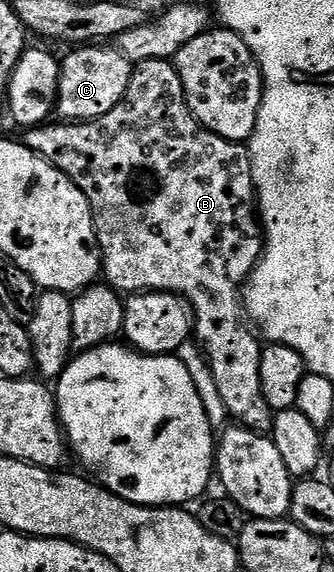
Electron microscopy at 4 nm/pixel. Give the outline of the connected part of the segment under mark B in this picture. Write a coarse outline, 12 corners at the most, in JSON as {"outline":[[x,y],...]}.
{"outline":[[167,58],[22,141],[92,206],[124,296],[181,294],[228,418],[268,434],[247,145]]}

